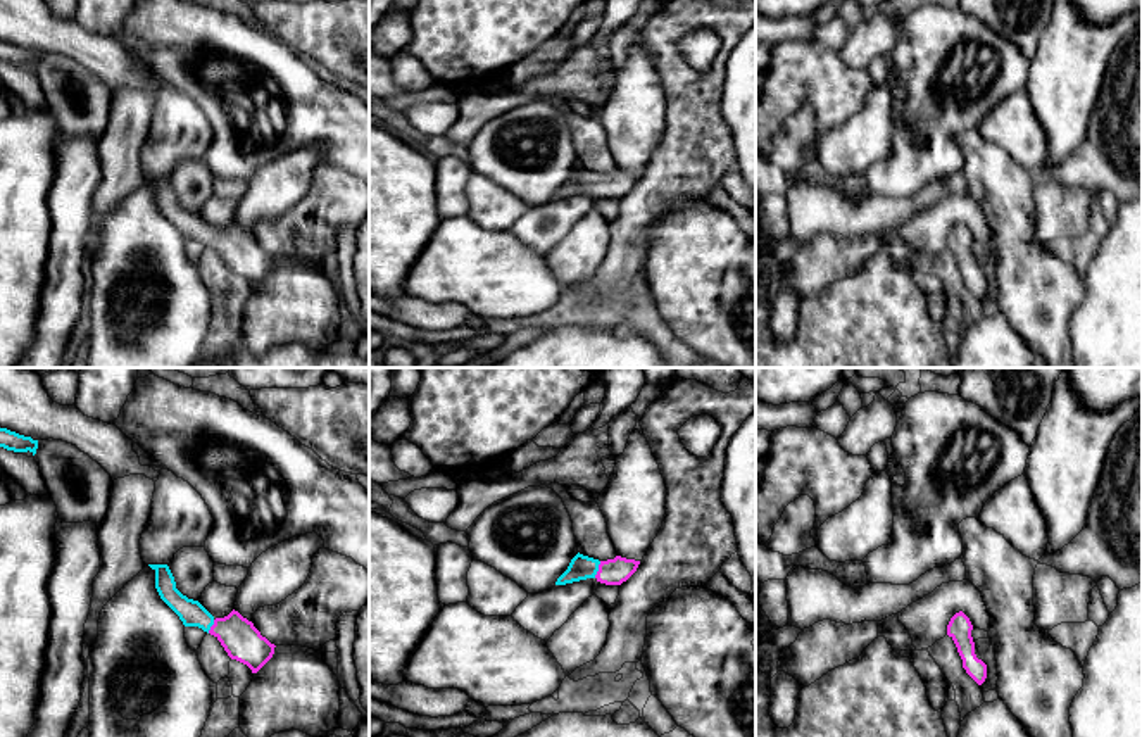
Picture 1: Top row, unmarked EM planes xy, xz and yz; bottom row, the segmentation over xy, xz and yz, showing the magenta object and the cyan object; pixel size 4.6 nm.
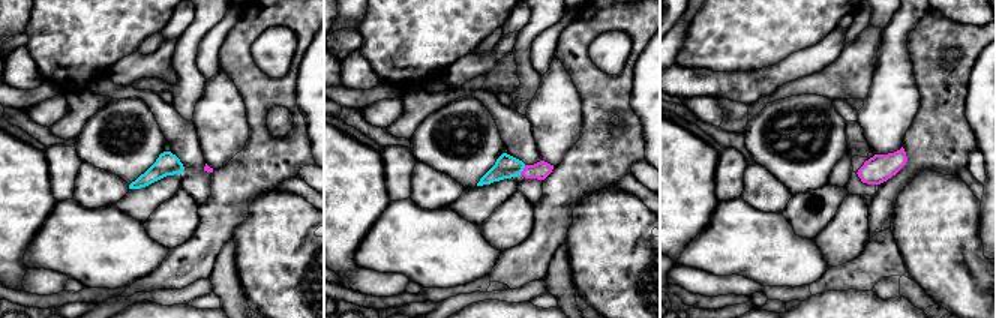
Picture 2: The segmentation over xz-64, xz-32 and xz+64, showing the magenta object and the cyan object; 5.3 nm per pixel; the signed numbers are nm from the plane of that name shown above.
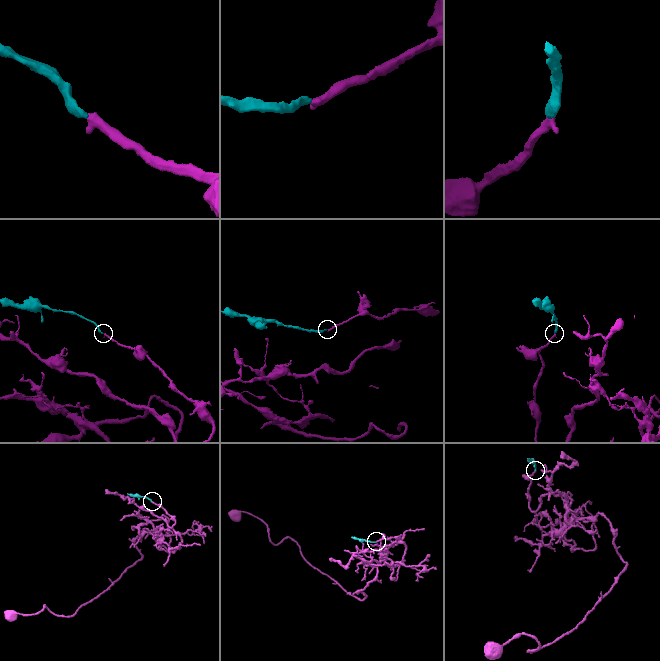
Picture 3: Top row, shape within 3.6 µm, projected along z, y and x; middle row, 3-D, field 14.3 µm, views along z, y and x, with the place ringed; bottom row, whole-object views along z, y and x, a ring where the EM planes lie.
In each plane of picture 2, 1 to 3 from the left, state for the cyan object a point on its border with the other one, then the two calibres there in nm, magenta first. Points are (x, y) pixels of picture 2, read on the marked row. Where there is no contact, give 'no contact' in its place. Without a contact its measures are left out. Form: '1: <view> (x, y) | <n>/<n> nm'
1: no contact
2: xz-32 (524, 170) | 90/130 nm
3: no contact

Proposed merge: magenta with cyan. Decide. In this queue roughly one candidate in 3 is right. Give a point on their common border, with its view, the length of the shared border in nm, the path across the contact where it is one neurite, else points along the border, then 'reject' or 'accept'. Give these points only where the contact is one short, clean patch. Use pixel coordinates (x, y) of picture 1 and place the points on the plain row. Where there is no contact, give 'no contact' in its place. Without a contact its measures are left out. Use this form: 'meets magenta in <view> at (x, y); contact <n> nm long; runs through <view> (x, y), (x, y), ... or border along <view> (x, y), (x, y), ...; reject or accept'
meets magenta in xz at (599, 183); contact 90 nm long; runs through xz (613, 185), (599, 183), (582, 180); accept

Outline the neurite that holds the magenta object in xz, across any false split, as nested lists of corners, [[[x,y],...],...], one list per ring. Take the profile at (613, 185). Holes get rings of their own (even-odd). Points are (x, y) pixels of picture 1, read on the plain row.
[[[576,167],[568,183],[557,192],[555,198],[566,198],[587,192],[595,192],[606,198],[621,198],[638,181],[640,174],[616,169],[614,173],[599,174],[583,167]]]

